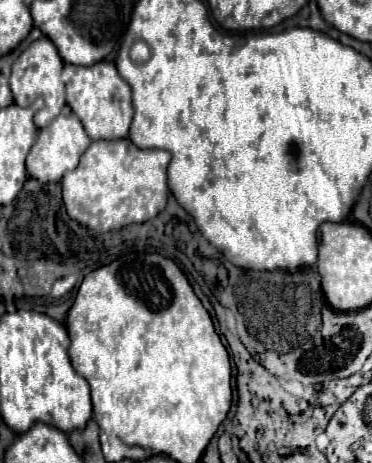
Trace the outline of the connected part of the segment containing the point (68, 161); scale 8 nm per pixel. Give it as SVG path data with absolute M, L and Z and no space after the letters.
M64 106L60 116L46 128L40 130L38 140L34 142L30 156L26 158L26 170L28 176L34 176L36 180L42 180L44 184L48 182L60 182L64 172L74 170L78 166L80 156L84 154L84 150L90 146L90 136L86 134L82 122L78 120L78 116L72 112L70 106Z

